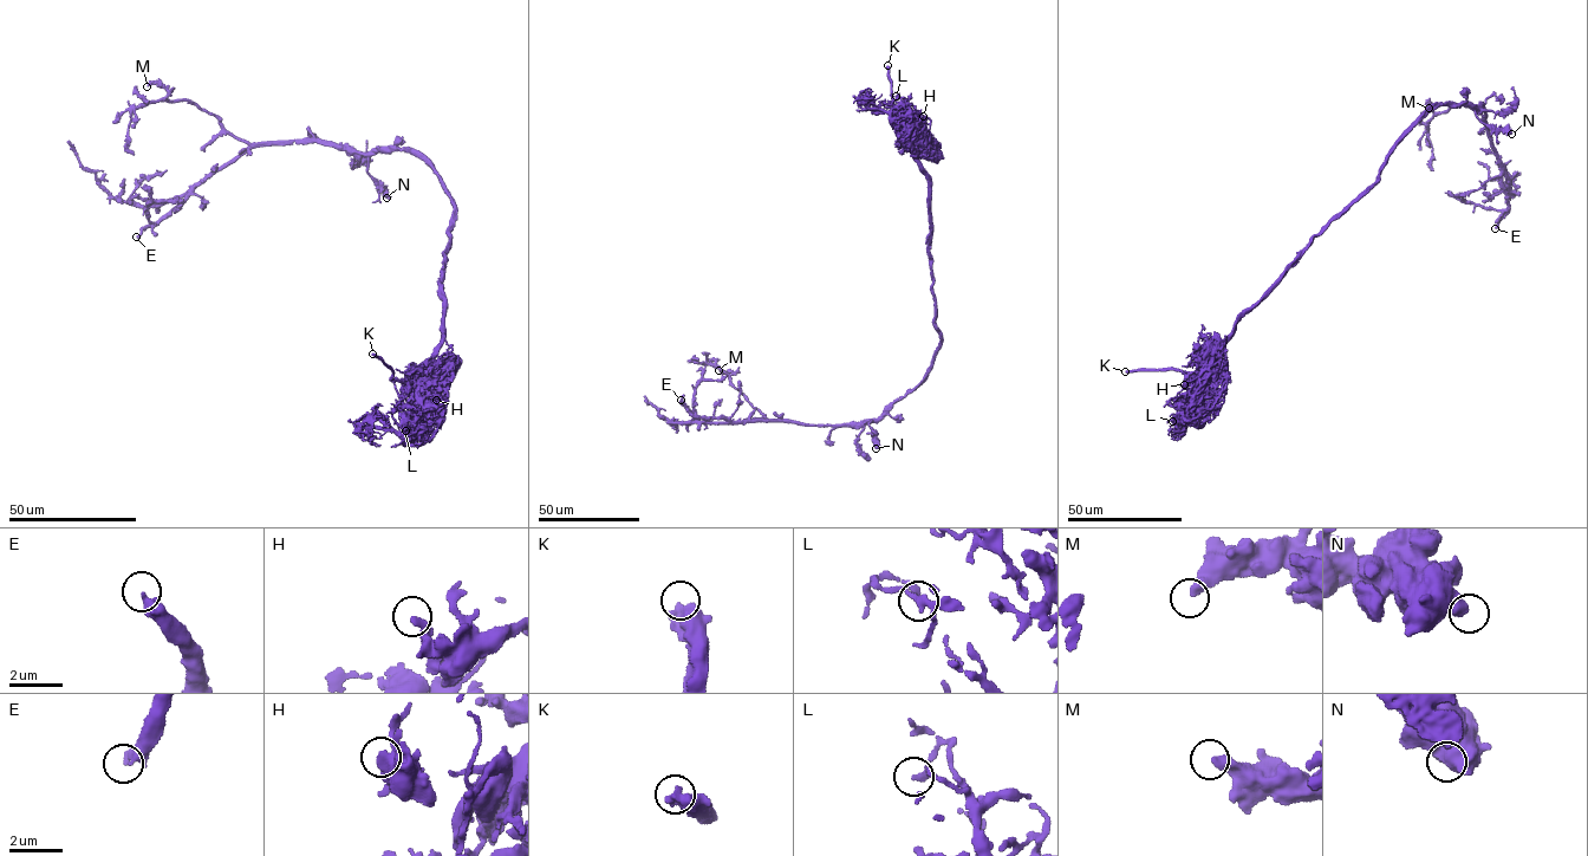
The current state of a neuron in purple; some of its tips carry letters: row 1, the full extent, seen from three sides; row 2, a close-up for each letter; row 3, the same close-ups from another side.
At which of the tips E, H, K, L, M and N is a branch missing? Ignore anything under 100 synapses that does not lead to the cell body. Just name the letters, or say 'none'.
E, K

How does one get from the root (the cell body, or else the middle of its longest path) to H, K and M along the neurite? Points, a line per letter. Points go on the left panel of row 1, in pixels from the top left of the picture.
H: (444, 187), (454, 208), (438, 287), (442, 337), (438, 352), (424, 363), (423, 377), (448, 401), (436, 400)
K: (444, 187), (454, 208), (438, 287), (443, 307), (438, 352), (402, 380), (392, 378), (390, 369), (372, 354)
M: (444, 187), (408, 150), (246, 143), (196, 105), (147, 86)

